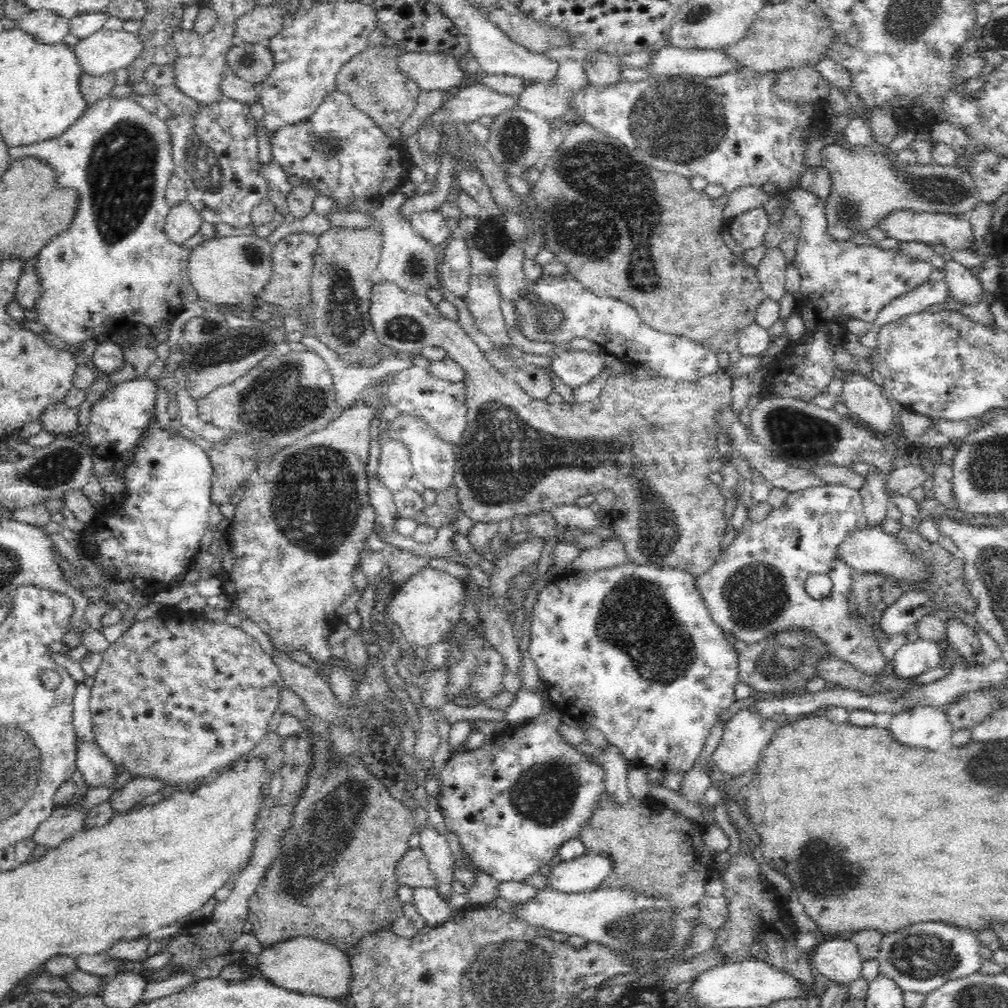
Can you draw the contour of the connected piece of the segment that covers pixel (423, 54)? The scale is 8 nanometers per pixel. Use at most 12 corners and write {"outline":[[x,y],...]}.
{"outline":[[407,51],[400,67],[420,90],[447,91],[466,80],[459,59]]}

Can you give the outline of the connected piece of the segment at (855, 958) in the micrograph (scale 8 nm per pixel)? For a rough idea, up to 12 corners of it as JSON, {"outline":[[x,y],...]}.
{"outline":[[821,937],[812,966],[846,983],[860,977],[864,958],[844,937]]}

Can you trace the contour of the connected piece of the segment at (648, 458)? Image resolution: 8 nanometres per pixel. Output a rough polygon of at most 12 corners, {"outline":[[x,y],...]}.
{"outline":[[373,286],[399,355],[468,370],[474,522],[611,490],[630,561],[722,553],[726,370],[536,400],[426,293]]}

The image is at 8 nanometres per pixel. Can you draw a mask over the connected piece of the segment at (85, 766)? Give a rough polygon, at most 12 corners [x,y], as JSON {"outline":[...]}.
{"outline":[[78,740],[86,786],[114,788],[120,768],[94,742]]}

